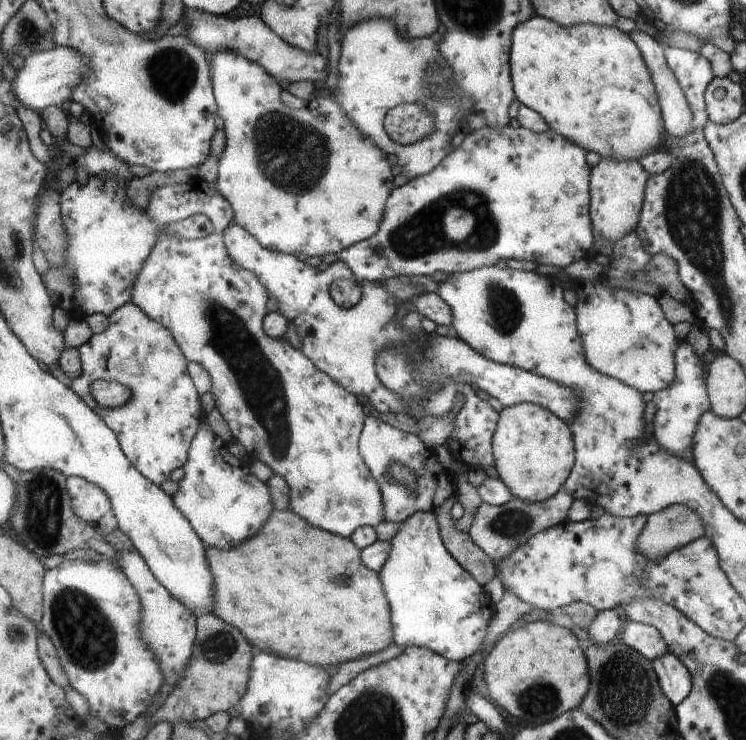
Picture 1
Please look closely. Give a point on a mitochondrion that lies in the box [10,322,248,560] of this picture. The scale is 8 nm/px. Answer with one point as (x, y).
(43, 515)

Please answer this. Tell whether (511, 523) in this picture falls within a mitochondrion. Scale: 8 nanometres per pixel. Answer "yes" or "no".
yes

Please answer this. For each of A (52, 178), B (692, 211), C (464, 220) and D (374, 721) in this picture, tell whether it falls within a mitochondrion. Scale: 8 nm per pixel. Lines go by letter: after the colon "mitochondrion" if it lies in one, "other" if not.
A: other
B: mitochondrion
C: mitochondrion
D: mitochondrion

